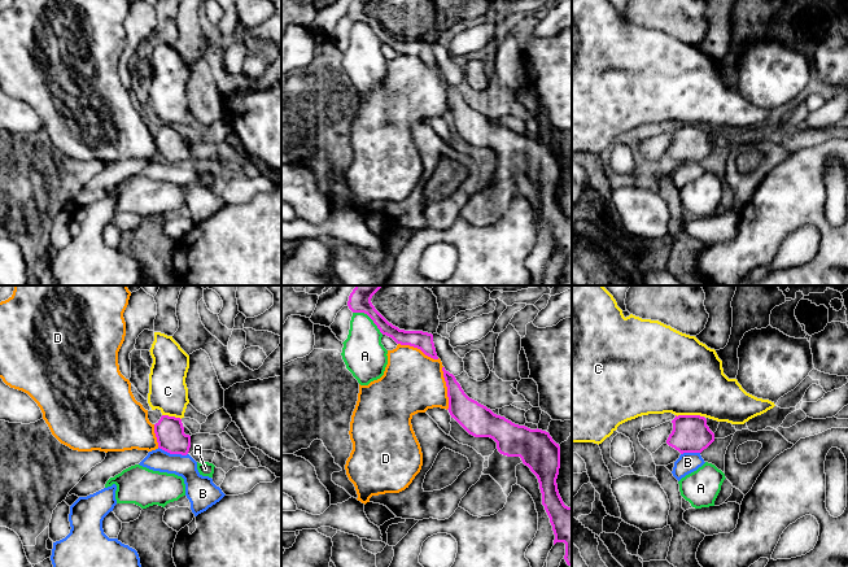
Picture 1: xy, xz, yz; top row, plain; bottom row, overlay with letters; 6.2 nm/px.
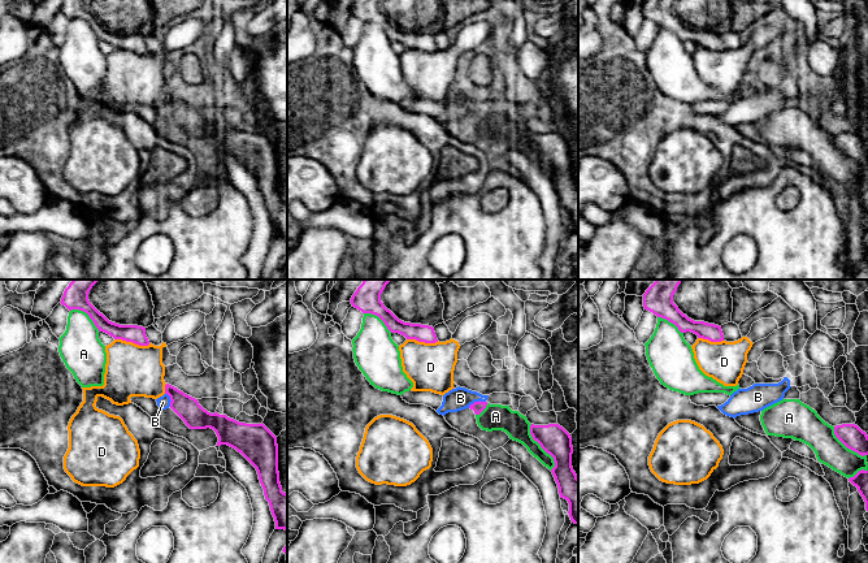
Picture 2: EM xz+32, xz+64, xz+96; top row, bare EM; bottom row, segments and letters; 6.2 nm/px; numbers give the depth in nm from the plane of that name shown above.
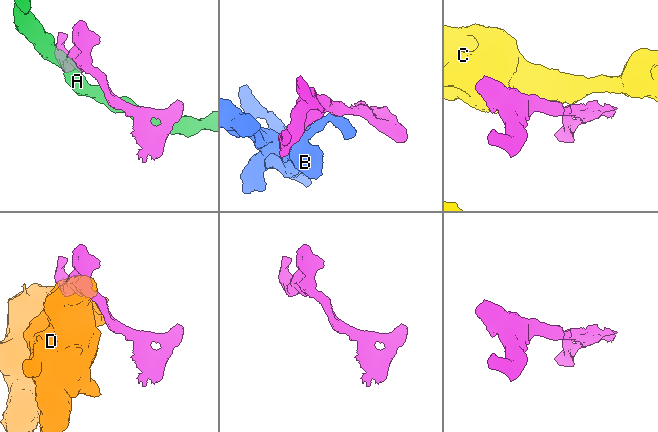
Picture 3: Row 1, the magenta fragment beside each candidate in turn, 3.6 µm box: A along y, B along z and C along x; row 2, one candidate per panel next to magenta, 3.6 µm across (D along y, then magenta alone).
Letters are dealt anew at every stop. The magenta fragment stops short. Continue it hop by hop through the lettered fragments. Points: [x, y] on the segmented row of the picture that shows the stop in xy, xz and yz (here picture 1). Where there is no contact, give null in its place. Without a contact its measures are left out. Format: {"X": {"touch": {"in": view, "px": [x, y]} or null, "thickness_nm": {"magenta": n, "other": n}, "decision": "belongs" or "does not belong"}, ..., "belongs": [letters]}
{"A": {"touch": {"in": "xz", "px": [370, 317]}, "thickness_nm": {"magenta": 140, "other": 260}, "decision": "does not belong"}, "B": {"touch": {"in": "xy", "px": [173, 453]}, "thickness_nm": {"magenta": 180, "other": 140}, "decision": "does not belong"}, "C": {"touch": {"in": "yz", "px": [690, 415]}, "thickness_nm": {"magenta": 220, "other": 480}, "decision": "does not belong"}, "D": {"touch": {"in": "xz", "px": [447, 388]}, "thickness_nm": {"magenta": 190, "other": 380}, "decision": "does not belong"}, "belongs": []}

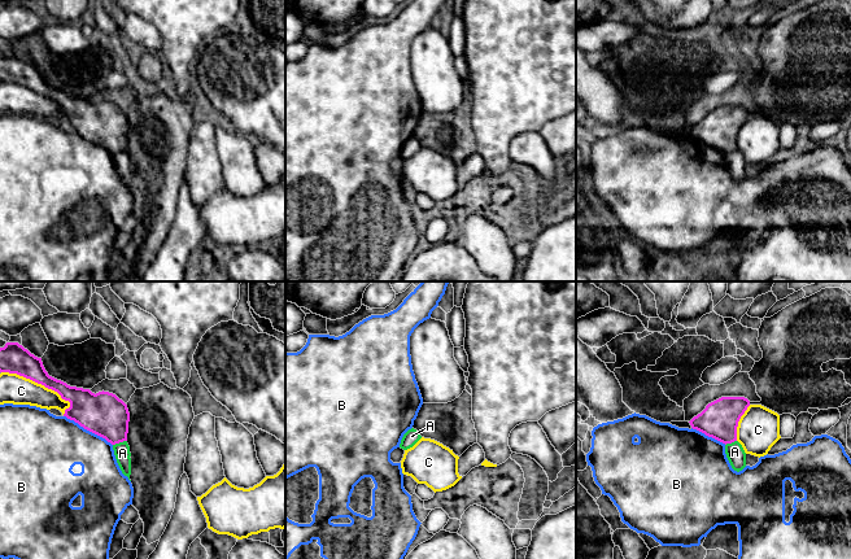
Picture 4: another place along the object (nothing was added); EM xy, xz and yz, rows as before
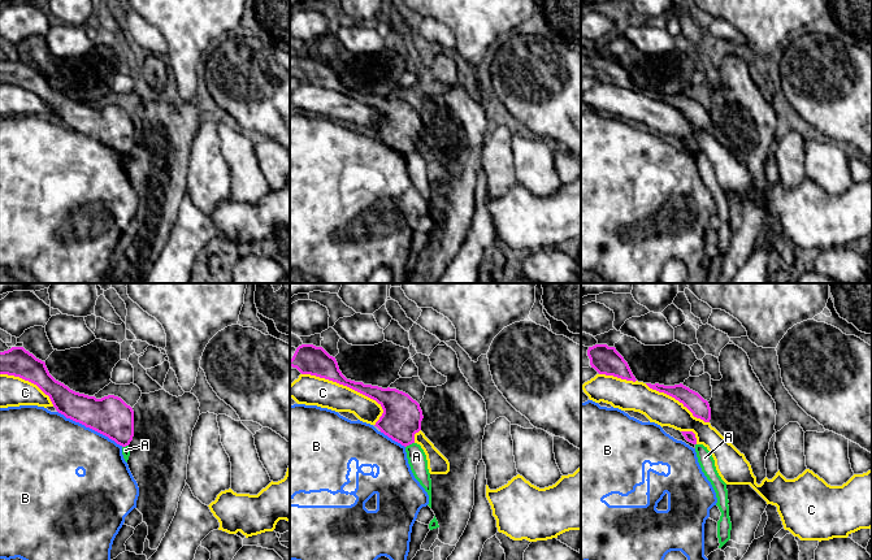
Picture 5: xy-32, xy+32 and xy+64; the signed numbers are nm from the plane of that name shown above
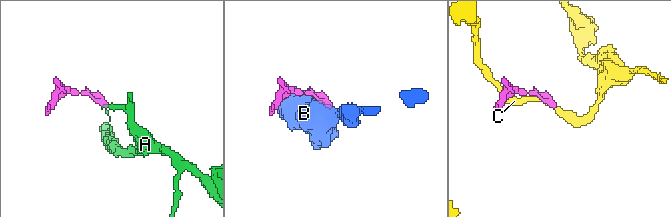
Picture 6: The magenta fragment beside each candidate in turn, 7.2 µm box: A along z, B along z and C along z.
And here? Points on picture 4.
{"A": {"touch": {"in": "xy", "px": [119, 441]}, "thickness_nm": {"magenta": 280, "other": 100}, "decision": "does not belong"}, "B": {"touch": {"in": "xy", "px": [88, 429]}, "thickness_nm": {"magenta": 280, "other": 380}, "decision": "does not belong"}, "C": {"touch": {"in": "xy", "px": [38, 383]}, "thickness_nm": {"magenta": 180, "other": 180}, "decision": "does not belong"}, "belongs": []}

